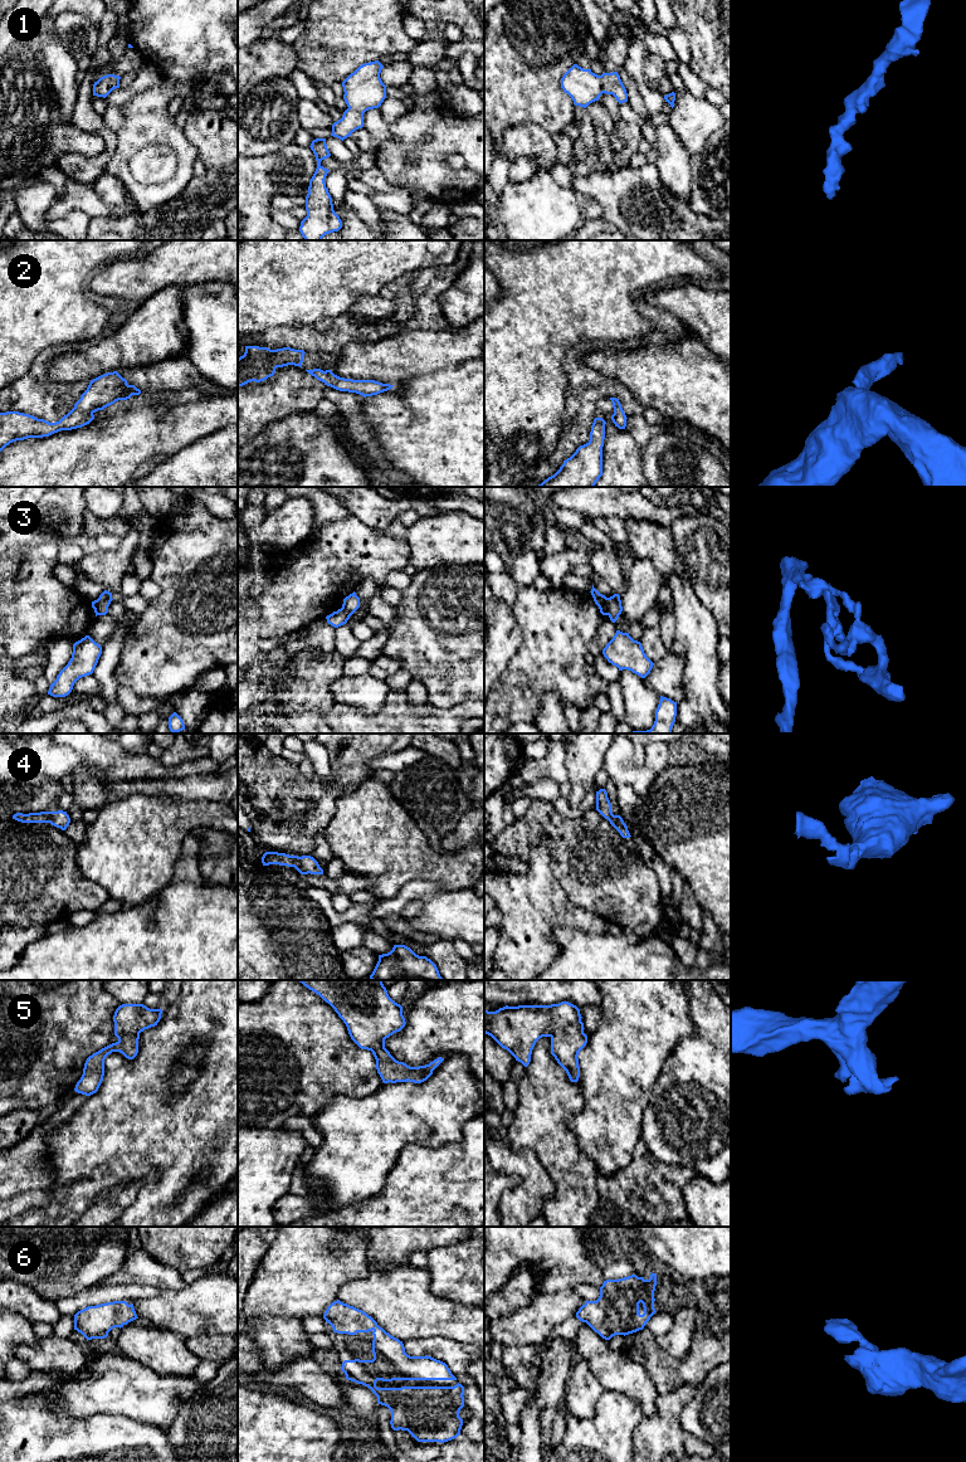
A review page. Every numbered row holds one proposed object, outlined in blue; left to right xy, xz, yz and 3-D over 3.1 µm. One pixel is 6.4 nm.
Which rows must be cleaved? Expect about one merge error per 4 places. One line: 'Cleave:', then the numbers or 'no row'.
Cleave: 3

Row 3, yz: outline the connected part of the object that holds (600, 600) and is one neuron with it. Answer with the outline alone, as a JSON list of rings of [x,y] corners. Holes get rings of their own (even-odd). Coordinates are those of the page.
[[[592,585],[591,589],[591,595],[594,598],[595,604],[599,606],[600,613],[602,615],[608,615],[609,614],[609,605],[608,605],[608,598],[602,594],[600,594]]]

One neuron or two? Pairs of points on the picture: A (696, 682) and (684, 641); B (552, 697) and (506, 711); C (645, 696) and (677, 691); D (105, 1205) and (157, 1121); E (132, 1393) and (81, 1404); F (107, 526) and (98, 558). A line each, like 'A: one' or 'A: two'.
A: one
B: two
C: two
D: two
E: one
F: two

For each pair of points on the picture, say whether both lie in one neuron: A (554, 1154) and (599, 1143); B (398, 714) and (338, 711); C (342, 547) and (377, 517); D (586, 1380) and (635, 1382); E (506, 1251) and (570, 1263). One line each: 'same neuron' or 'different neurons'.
A: different neurons
B: same neuron
C: different neurons
D: different neurons
E: same neuron

